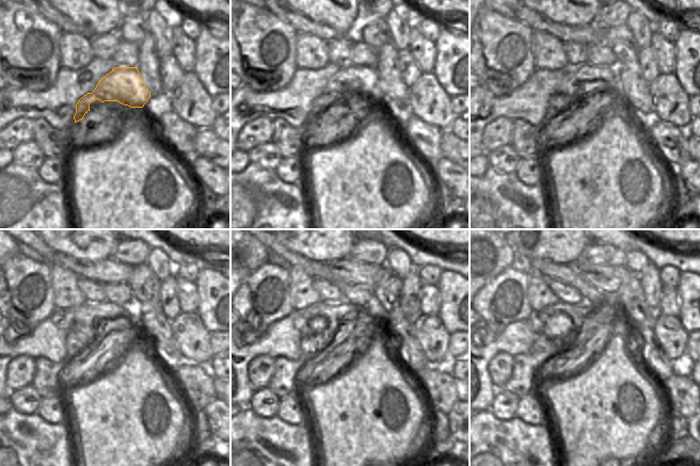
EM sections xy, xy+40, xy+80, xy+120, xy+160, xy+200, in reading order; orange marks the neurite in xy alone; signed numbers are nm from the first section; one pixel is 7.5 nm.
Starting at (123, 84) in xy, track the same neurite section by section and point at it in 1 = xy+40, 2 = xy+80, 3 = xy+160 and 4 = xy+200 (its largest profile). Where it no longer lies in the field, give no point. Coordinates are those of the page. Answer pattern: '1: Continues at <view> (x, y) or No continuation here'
1: Continues at xy+40 (350, 79)
2: Continues at xy+80 (576, 77)
3: Continues at xy+160 (323, 321)
4: Continues at xy+200 (560, 322)

